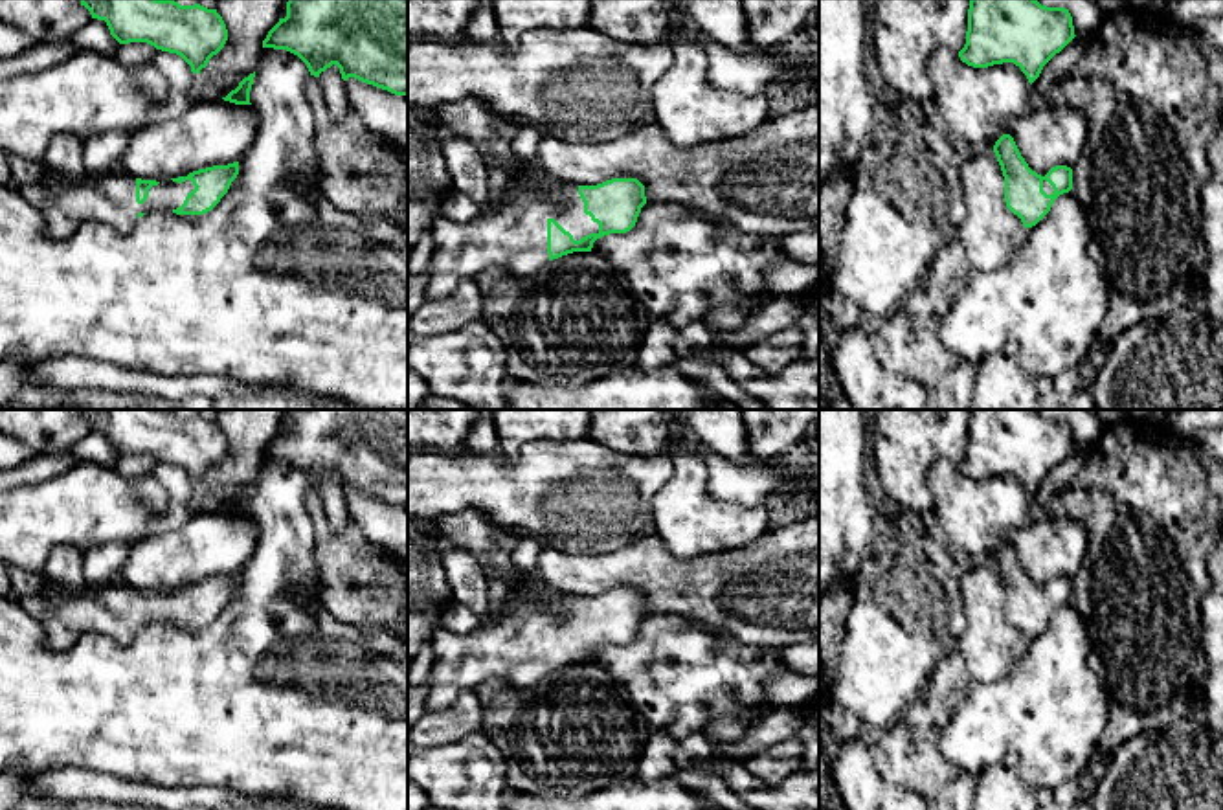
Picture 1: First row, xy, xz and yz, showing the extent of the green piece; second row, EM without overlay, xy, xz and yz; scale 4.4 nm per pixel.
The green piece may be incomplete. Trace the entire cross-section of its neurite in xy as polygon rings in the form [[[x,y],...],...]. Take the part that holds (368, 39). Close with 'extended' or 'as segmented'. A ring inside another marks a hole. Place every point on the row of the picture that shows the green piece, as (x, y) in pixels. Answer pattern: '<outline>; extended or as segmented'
[[[288,0],[286,17],[268,31],[263,48],[297,55],[314,77],[336,64],[343,81],[354,77],[395,96],[408,96],[408,0]]]; as segmented

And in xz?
[[[612,178],[597,186],[555,184],[536,191],[520,189],[509,202],[468,222],[439,217],[433,228],[435,248],[426,270],[426,299],[443,299],[465,279],[474,279],[488,268],[525,277],[562,255],[591,252],[597,239],[630,231],[645,204],[645,186],[637,178]]]; extended

